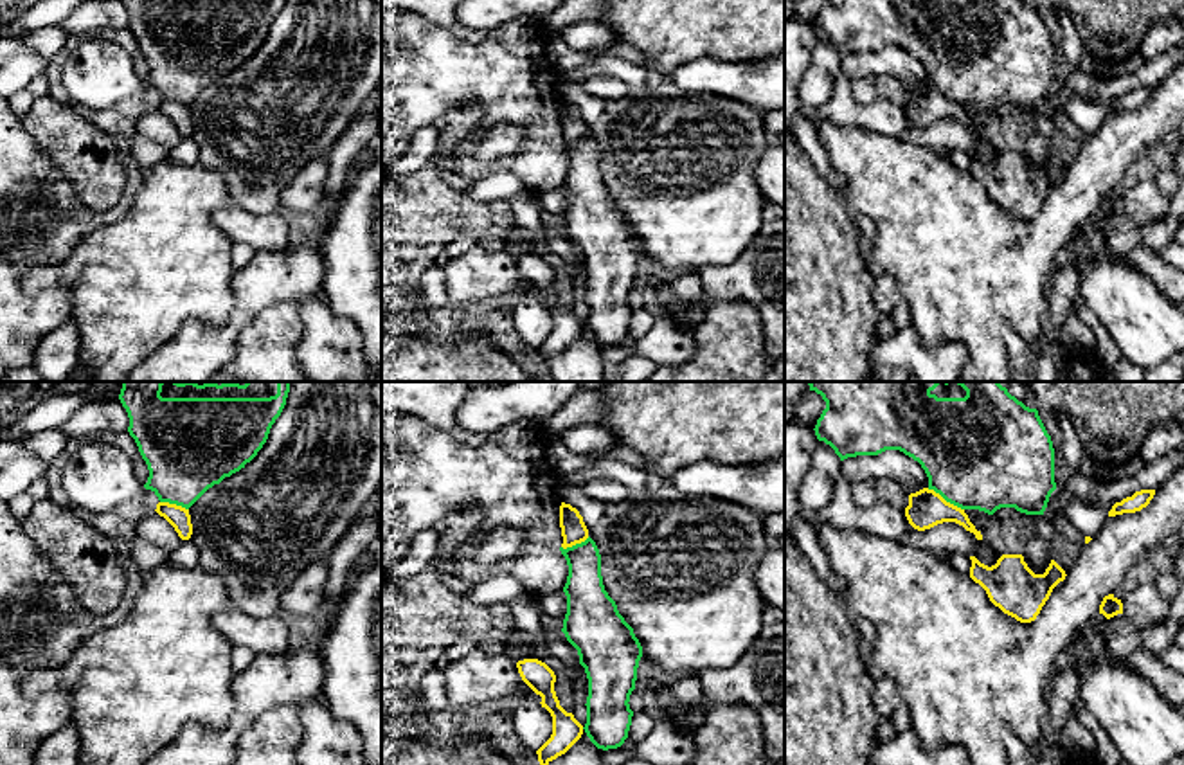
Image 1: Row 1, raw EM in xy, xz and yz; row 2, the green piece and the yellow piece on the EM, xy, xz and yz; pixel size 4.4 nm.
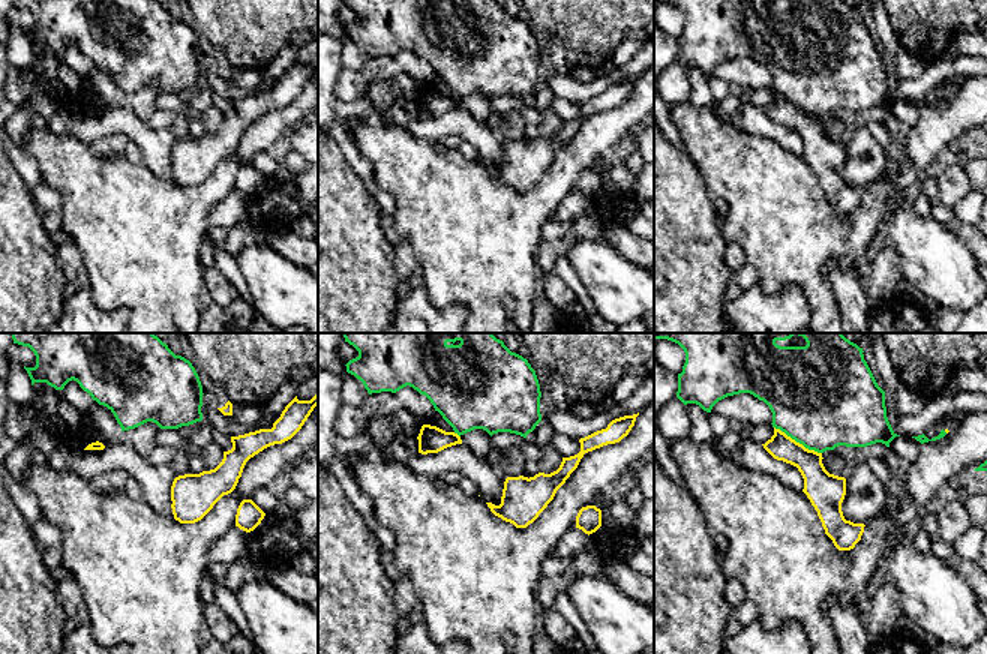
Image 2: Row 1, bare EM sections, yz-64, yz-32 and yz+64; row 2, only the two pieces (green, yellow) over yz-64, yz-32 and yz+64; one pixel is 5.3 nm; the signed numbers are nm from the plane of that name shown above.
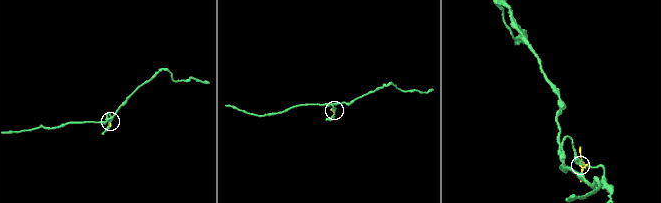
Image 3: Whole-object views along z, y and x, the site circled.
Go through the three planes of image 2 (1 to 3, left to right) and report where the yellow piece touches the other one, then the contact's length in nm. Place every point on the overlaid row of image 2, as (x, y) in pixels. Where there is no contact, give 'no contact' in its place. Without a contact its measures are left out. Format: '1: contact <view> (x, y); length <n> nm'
1: no contact
2: contact yz-32 (456, 432); length 50 nm
3: contact yz+64 (798, 441); length 300 nm

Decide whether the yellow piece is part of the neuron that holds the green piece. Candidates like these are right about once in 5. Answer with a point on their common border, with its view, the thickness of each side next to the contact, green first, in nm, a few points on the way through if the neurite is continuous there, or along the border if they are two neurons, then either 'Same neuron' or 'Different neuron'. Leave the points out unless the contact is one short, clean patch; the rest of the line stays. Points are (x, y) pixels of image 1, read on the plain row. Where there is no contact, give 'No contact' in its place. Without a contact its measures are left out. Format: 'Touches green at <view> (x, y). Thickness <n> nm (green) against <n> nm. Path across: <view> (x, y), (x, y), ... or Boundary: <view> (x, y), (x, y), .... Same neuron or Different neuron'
Touches green at yz (945, 96). Thickness 480 nm (green) against 160 nm. Boundary: yz (927, 85), (932, 85), (963, 107). Different neuron

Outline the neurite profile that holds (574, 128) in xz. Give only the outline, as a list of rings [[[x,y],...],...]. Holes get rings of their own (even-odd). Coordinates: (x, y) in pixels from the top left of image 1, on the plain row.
[[[565,99],[560,103],[560,124],[563,133],[563,146],[581,140],[588,135],[588,126],[583,119],[583,113],[576,104]]]

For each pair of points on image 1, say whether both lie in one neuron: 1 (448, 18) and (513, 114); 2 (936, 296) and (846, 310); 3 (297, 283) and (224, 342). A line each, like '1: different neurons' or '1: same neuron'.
1: different neurons
2: different neurons
3: same neuron

